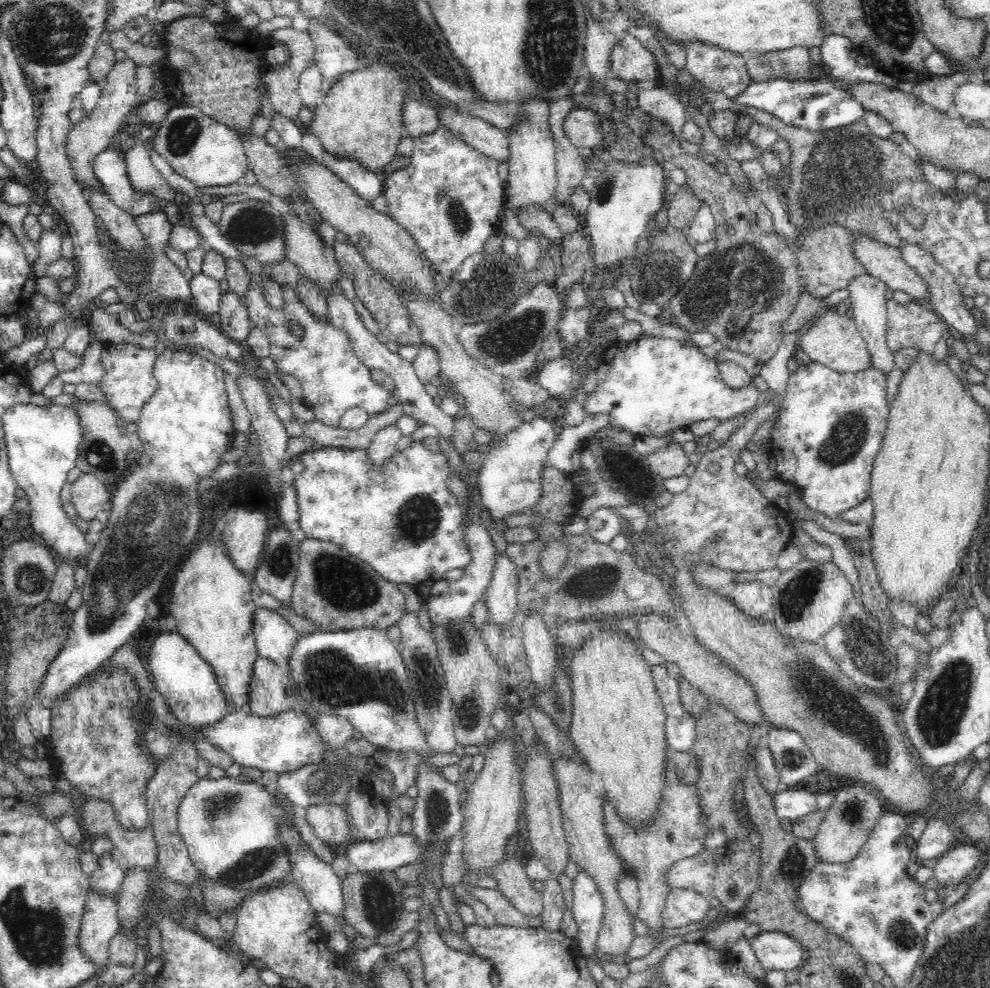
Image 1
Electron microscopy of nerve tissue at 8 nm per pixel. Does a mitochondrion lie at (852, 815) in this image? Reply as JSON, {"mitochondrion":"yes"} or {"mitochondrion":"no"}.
{"mitochondrion":"yes"}

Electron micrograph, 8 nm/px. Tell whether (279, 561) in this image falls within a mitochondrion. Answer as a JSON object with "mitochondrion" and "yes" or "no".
{"mitochondrion":"yes"}

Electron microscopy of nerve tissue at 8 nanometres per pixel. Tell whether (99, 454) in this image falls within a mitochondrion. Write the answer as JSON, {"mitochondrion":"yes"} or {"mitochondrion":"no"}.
{"mitochondrion":"yes"}

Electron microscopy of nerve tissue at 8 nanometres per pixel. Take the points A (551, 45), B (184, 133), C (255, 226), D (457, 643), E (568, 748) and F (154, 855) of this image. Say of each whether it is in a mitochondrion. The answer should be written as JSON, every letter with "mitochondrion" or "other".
{"A":"mitochondrion","B":"mitochondrion","C":"mitochondrion","D":"mitochondrion","E":"other","F":"other"}

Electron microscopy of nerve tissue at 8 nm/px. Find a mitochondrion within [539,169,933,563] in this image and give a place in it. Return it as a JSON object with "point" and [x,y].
{"point":[736,286]}

